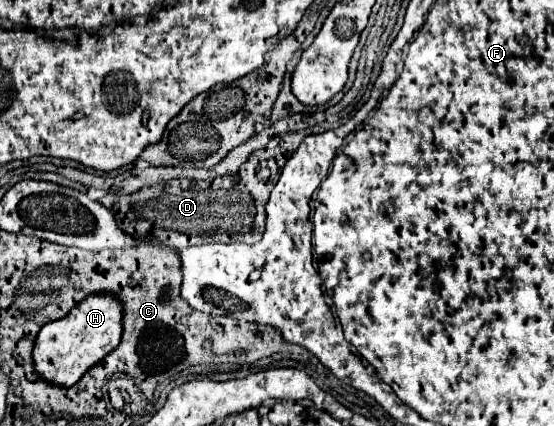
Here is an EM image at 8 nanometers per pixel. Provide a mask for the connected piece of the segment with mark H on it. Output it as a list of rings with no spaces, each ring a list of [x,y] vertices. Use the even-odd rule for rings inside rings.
[[[93,293],[79,301],[67,317],[43,325],[37,335],[33,361],[39,375],[55,385],[75,385],[89,367],[111,353],[123,333],[123,301],[113,293]]]

